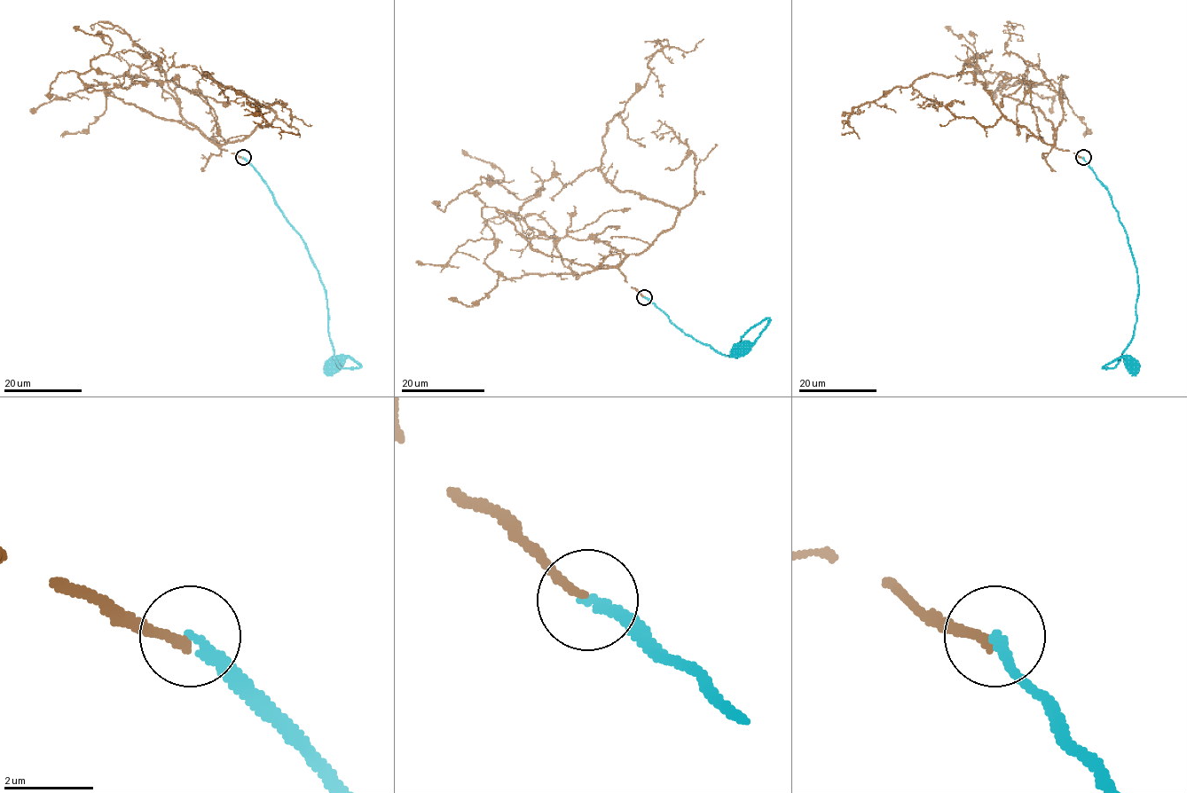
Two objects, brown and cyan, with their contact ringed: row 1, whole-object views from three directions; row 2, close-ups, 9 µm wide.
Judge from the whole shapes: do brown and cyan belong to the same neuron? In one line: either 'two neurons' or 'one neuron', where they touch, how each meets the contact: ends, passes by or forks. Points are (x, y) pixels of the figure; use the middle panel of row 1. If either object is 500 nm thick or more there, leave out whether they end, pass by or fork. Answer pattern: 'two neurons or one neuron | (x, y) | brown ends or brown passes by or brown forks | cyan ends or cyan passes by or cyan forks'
two neurons | (644, 297) | brown ends | cyan ends

